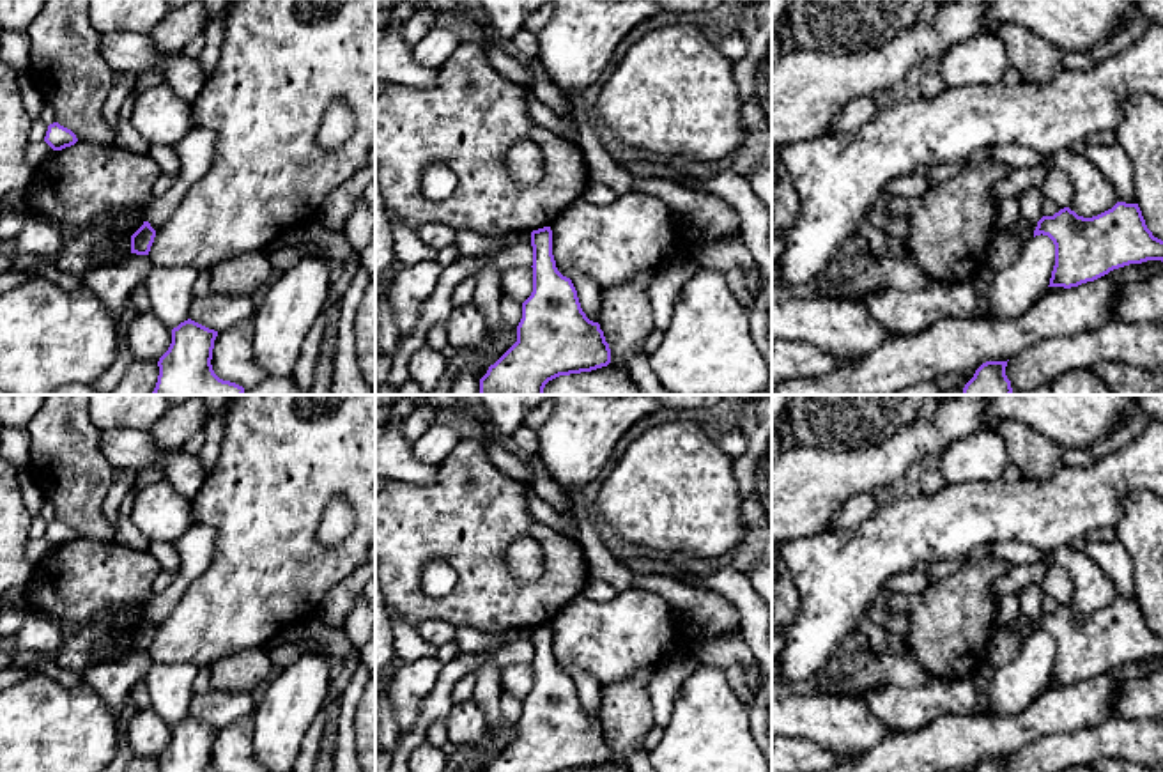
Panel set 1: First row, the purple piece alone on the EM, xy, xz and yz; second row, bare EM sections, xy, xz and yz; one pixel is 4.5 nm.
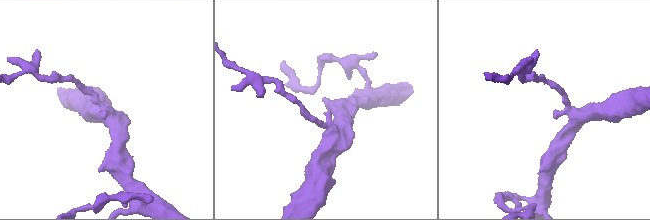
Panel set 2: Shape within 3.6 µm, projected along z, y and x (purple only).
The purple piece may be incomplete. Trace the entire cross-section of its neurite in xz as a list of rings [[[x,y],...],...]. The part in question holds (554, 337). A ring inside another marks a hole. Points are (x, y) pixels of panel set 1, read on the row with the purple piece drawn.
[[[551,227],[533,230],[531,246],[533,292],[522,303],[517,342],[489,367],[480,379],[478,395],[543,395],[545,384],[559,375],[591,372],[611,363],[611,349],[600,324],[586,317],[572,280],[556,267]]]

